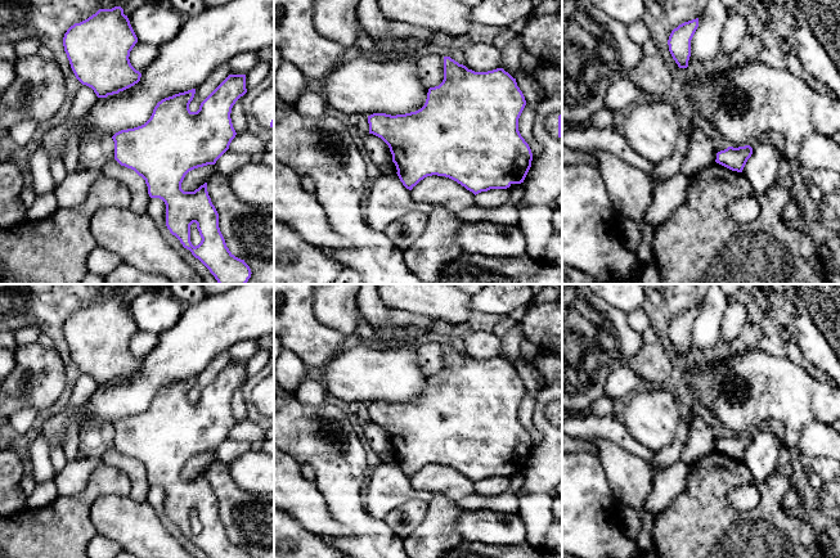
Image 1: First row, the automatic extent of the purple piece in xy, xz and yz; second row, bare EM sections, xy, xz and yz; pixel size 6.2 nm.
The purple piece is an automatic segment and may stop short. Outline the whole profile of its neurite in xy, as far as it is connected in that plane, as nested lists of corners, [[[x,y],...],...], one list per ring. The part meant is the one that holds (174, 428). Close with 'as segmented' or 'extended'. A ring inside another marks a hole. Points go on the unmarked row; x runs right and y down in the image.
[[[229,363],[199,393],[197,400],[189,397],[196,377],[175,382],[157,391],[151,406],[142,414],[121,418],[114,429],[114,447],[134,458],[145,468],[151,486],[160,486],[166,492],[166,514],[184,536],[198,546],[208,558],[251,558],[226,535],[219,516],[219,501],[207,480],[207,471],[194,480],[184,480],[185,463],[198,455],[215,453],[229,437],[237,420],[230,401],[235,390],[247,381],[246,363]],[[196,510],[202,526],[198,534],[190,530],[190,513]]] | as segmented

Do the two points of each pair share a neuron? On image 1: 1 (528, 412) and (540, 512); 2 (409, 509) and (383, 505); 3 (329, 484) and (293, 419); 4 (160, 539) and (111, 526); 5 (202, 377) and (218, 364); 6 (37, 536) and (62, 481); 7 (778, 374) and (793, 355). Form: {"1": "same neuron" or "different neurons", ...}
{"1": "different neurons", "2": "different neurons", "3": "same neuron", "4": "same neuron", "5": "same neuron", "6": "different neurons", "7": "different neurons"}

